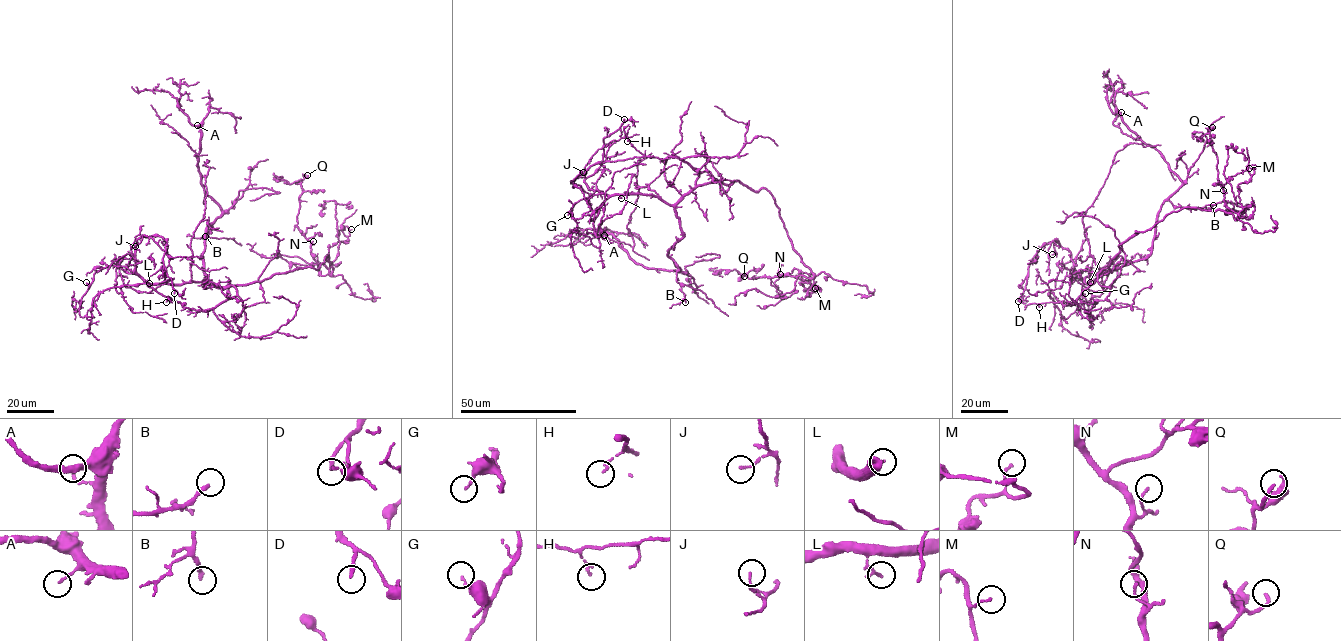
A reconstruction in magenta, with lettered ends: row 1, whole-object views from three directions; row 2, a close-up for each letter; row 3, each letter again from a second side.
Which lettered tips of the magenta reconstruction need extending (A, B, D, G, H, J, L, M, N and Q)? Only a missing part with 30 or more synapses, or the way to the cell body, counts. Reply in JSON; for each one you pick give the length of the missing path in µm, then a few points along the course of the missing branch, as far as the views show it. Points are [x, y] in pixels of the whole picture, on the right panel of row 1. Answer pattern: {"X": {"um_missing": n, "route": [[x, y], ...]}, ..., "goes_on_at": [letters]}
{"goes_on_at": []}

